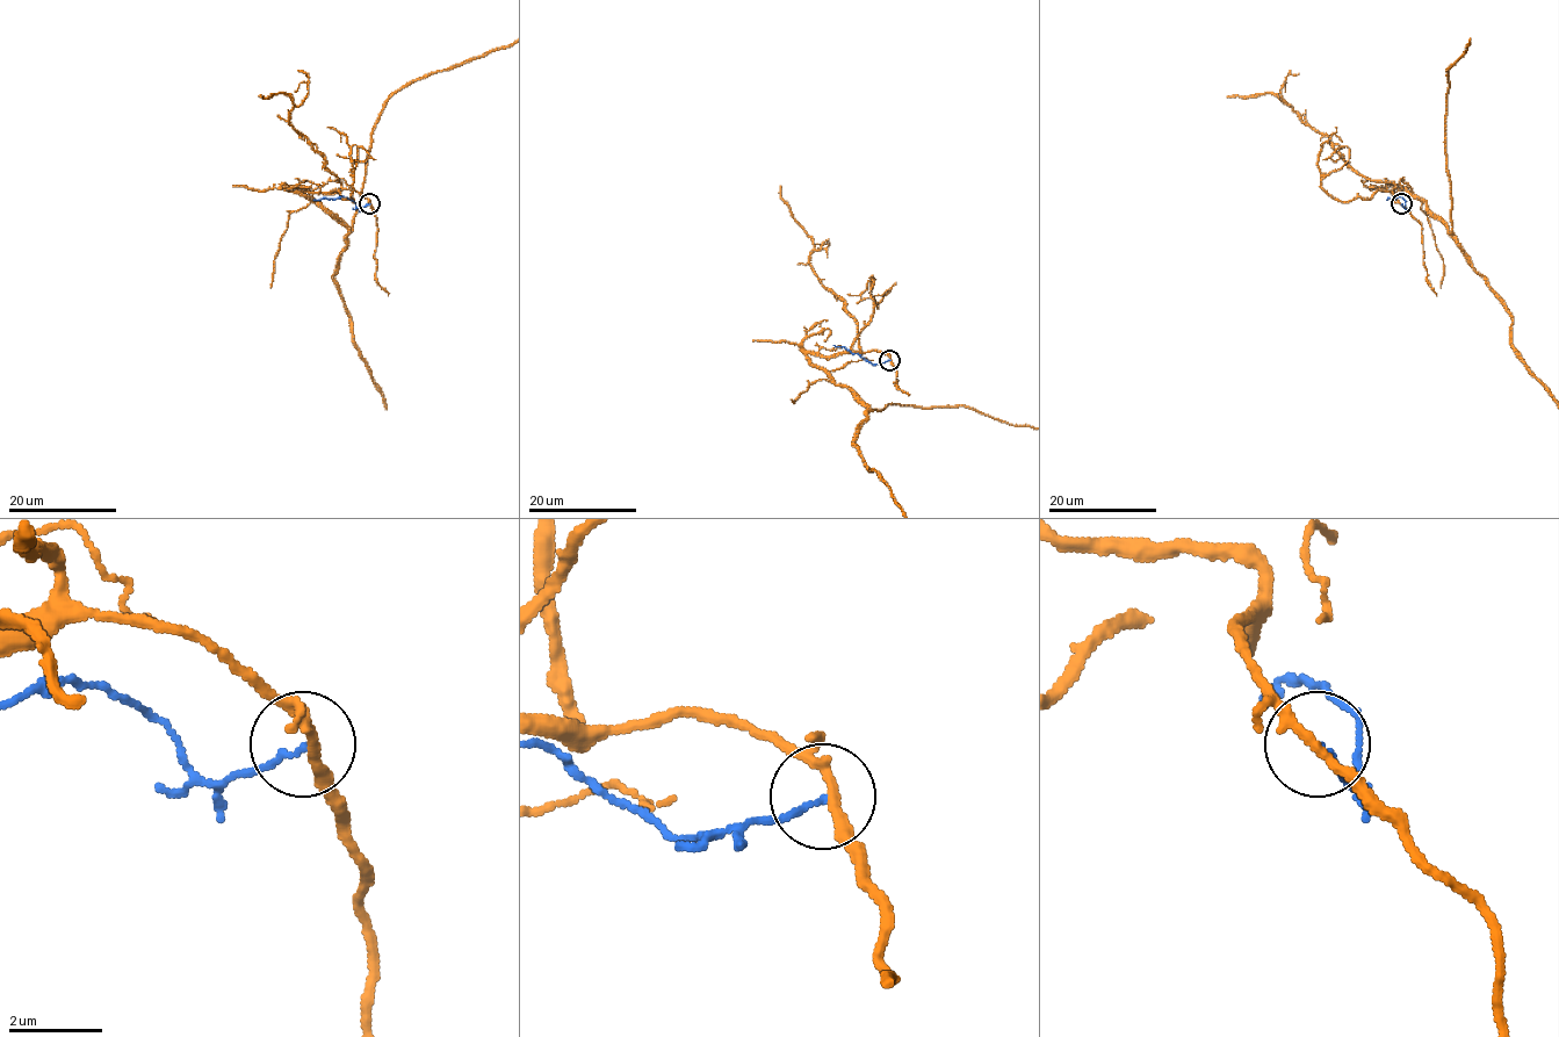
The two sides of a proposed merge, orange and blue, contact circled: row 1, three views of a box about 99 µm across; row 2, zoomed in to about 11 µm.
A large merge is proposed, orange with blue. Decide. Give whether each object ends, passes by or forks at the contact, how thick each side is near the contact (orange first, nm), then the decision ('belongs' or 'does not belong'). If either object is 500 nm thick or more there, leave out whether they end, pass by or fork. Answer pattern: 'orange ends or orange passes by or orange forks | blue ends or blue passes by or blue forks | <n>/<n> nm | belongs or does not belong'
orange passes by | blue ends | 200/140 nm | does not belong

